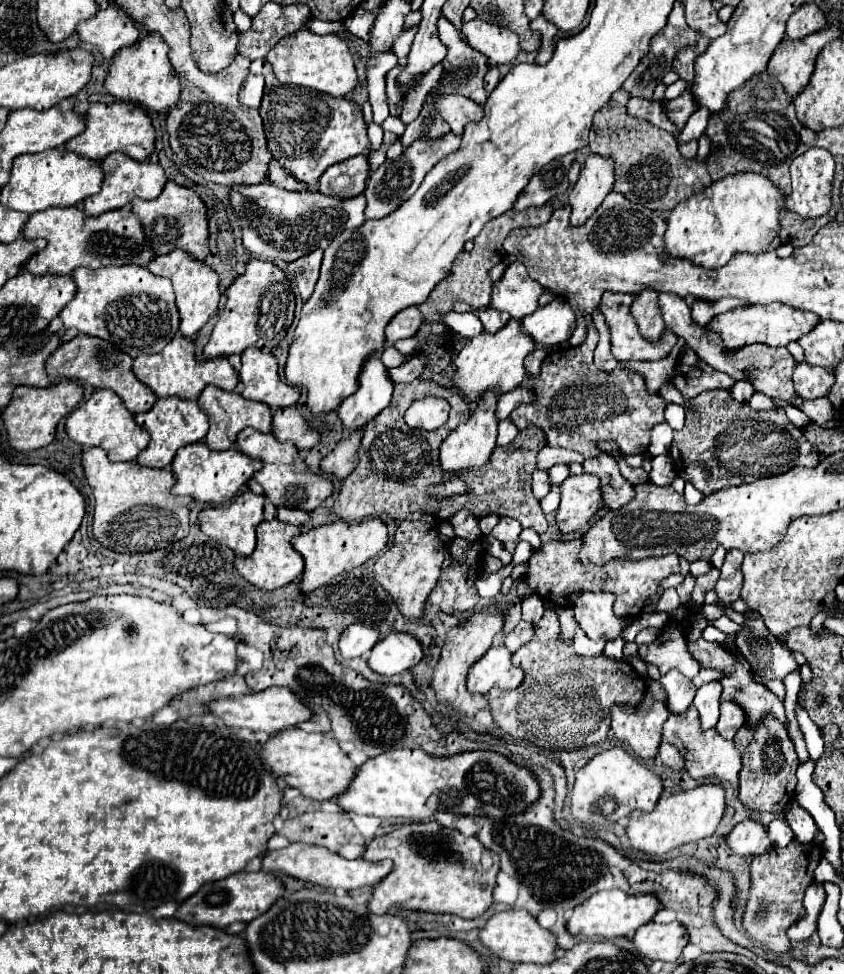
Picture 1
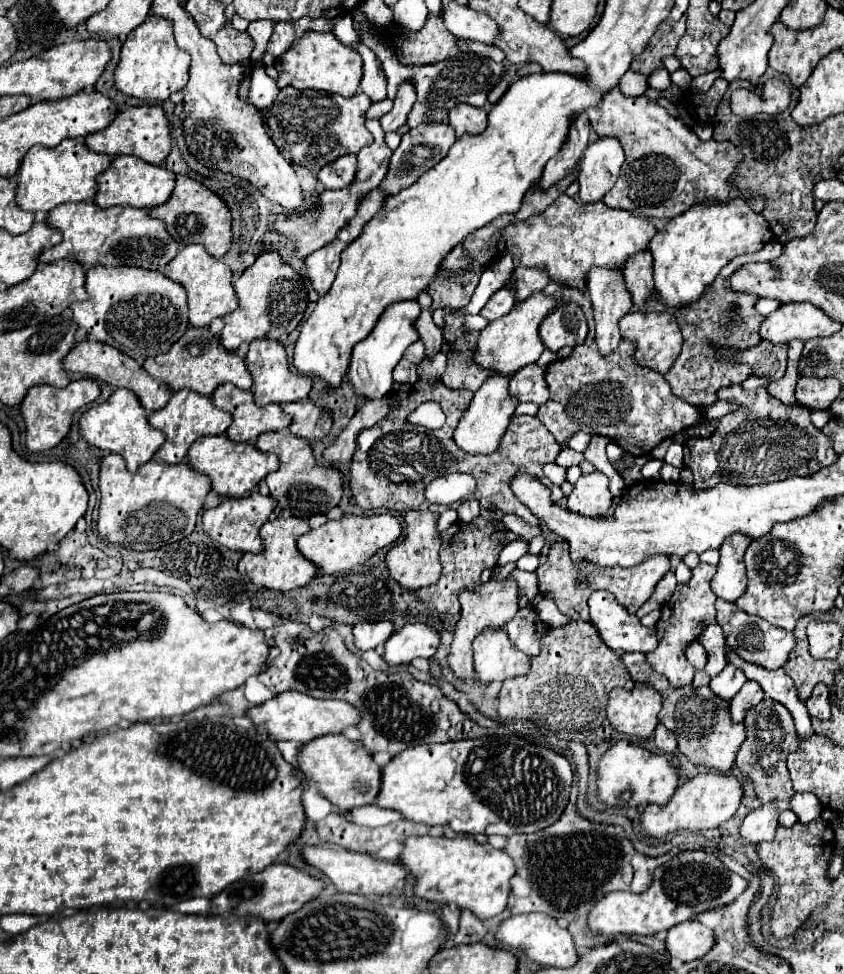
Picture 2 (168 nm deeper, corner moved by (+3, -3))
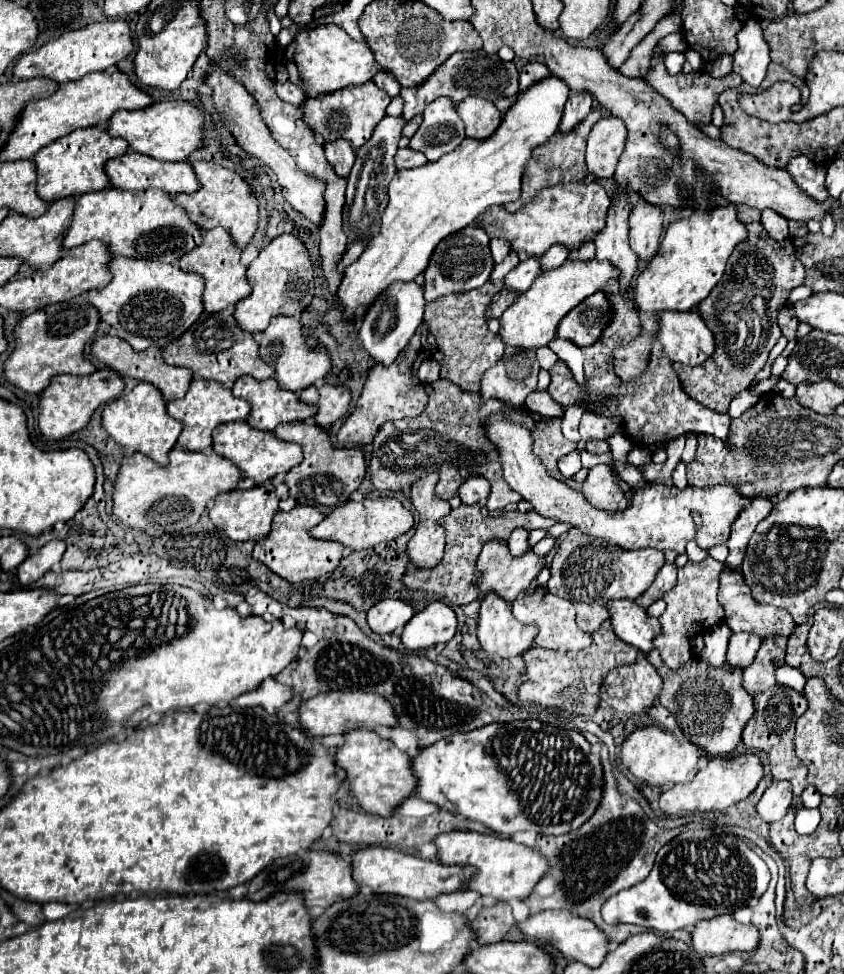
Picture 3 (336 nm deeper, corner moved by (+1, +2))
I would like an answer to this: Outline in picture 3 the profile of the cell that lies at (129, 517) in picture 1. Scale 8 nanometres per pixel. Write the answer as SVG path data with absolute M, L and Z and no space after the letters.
M173 448L169 460L167 466L159 466L145 454L127 454L123 458L113 492L113 516L123 526L143 530L151 536L187 528L197 524L211 498L235 490L241 480L239 466L215 452L203 454Z

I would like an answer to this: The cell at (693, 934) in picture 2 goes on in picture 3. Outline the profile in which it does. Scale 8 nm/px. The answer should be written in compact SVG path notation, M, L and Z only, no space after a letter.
M717 916L713 920L703 920L693 930L693 948L699 954L725 954L725 952L755 952L759 948L759 930L753 924L739 924L731 916Z

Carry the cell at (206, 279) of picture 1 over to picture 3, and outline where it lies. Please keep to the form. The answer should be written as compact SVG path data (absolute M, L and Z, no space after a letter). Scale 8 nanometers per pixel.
M225 228L207 230L203 236L203 244L197 250L193 250L191 254L185 254L181 258L179 264L185 272L195 272L205 278L207 286L203 292L203 302L205 302L207 312L219 312L231 304L237 304L239 300L243 300L251 294L251 286L245 276L247 268L241 266L239 258L241 258L241 250L235 246L235 240L231 238L231 234Z

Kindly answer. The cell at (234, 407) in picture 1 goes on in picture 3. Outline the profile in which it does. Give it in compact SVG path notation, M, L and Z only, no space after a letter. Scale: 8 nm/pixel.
M241 376L233 386L233 394L239 396L239 398L245 398L247 402L251 402L251 414L249 414L247 422L253 428L259 428L259 430L275 430L283 422L305 420L305 418L311 418L311 416L317 414L315 404L305 404L305 402L301 402L301 398L295 392L279 388L275 378L259 382L259 380L251 378L251 376Z

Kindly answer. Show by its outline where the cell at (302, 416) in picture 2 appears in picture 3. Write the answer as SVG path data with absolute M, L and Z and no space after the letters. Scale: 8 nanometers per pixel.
M331 384L309 386L301 392L301 400L317 404L319 412L315 420L317 424L323 424L323 428L329 428L333 422L345 416L351 402L351 392L345 386L331 386Z

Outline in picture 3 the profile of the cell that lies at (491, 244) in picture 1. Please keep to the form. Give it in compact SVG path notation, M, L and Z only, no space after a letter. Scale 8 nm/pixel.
M593 106L591 112L585 116L585 120L573 128L573 132L571 132L571 130L569 130L569 132L557 130L557 132L549 138L549 142L545 142L545 144L539 146L539 148L533 148L531 158L529 158L529 162L525 164L525 172L523 172L521 198L515 200L515 202L511 202L511 204L507 204L505 208L511 210L511 212L519 210L519 208L525 206L545 184L561 184L561 182L567 184L567 182L571 182L571 180L583 180L583 178L587 178L589 170L587 170L587 164L585 164L585 144L587 144L587 136L589 136L591 126L593 126L601 116L603 116L603 108Z

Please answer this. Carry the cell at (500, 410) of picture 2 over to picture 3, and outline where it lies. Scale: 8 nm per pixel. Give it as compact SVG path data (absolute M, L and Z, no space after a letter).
M507 346L503 358L489 368L481 378L481 396L509 400L515 406L523 406L525 398L537 386L539 362L533 348Z

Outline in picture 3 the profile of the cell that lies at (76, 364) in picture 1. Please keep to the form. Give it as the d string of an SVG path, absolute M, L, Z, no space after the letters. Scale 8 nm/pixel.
M103 336L103 338L97 338L95 344L91 346L91 354L111 366L113 370L117 370L121 376L131 376L131 378L137 378L137 380L143 380L143 382L149 382L153 386L157 386L165 400L175 400L175 398L181 398L185 396L185 390L189 390L189 384L193 380L193 372L189 368L179 368L179 366L169 366L165 360L163 360L163 352L161 348L157 346L151 346L149 350L145 352L135 352L131 348L129 342L117 338L117 336Z

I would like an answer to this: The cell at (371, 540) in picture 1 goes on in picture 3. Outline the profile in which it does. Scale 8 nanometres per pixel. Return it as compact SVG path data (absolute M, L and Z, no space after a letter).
M377 498L377 500L347 502L335 508L309 534L319 540L337 540L345 544L349 550L365 550L409 532L411 526L413 526L413 512L407 510L397 498Z

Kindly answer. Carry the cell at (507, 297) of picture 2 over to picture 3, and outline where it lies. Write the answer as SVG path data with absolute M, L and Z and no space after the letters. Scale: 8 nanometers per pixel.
M533 256L529 260L519 262L507 276L505 276L505 286L517 290L519 294L523 294L525 290L529 290L529 286L533 284L533 280L541 274L541 256Z

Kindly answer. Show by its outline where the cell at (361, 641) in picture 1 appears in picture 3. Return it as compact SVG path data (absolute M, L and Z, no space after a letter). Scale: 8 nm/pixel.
M385 598L367 610L367 622L377 634L401 634L413 614L415 610L409 602Z

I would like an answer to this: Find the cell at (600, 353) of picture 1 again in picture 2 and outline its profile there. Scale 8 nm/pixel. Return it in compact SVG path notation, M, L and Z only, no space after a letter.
M591 269L587 279L595 317L595 343L601 355L617 349L621 337L617 321L631 309L631 295L623 285L623 275L613 269Z

